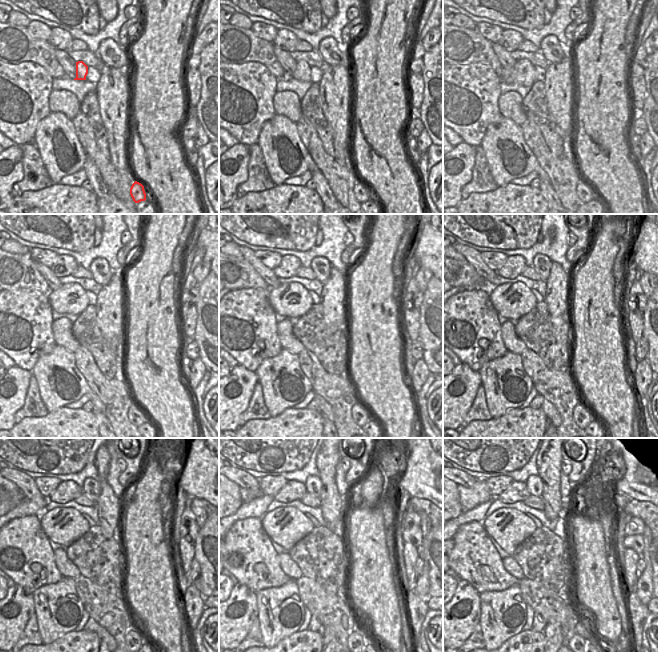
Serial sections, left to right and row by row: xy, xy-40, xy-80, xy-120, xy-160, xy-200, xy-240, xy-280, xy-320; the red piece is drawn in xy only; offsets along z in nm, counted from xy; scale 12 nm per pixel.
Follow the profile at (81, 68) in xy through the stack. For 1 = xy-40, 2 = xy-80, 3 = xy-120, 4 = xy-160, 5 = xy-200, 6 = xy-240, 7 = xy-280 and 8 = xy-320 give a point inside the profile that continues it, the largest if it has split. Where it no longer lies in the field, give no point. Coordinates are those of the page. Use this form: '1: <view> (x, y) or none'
1: xy-40 (302, 73)
2: xy-80 (523, 72)
3: xy-120 (70, 298)
4: xy-160 (292, 300)
5: xy-200 (511, 300)
6: xy-240 (64, 526)
7: xy-280 (286, 526)
8: xy-320 (509, 527)

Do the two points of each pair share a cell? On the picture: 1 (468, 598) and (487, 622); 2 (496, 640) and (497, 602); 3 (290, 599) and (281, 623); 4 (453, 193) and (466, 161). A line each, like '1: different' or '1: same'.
1: different
2: same
3: same
4: same

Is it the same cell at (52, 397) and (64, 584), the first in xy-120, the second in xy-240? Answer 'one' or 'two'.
one

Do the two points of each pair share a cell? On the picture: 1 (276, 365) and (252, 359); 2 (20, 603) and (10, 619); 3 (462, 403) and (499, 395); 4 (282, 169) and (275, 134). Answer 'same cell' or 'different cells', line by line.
1: different cells
2: same cell
3: different cells
4: same cell

